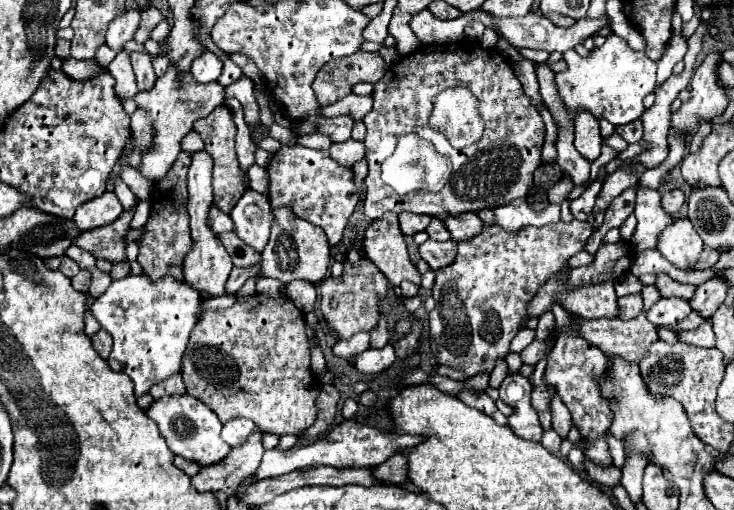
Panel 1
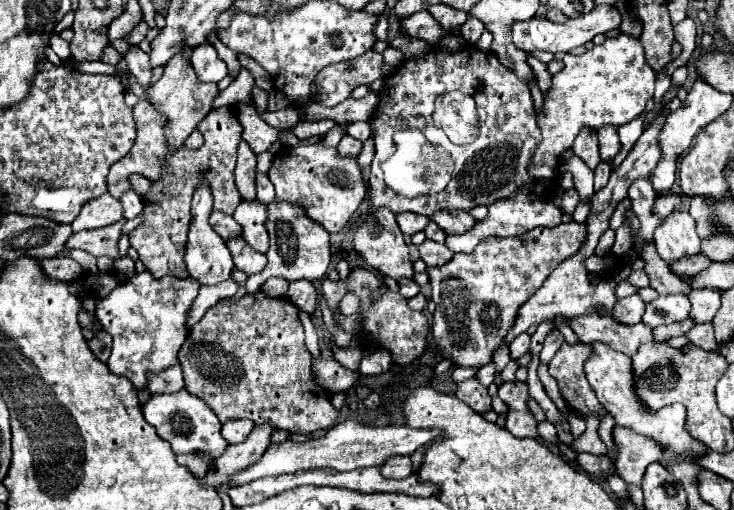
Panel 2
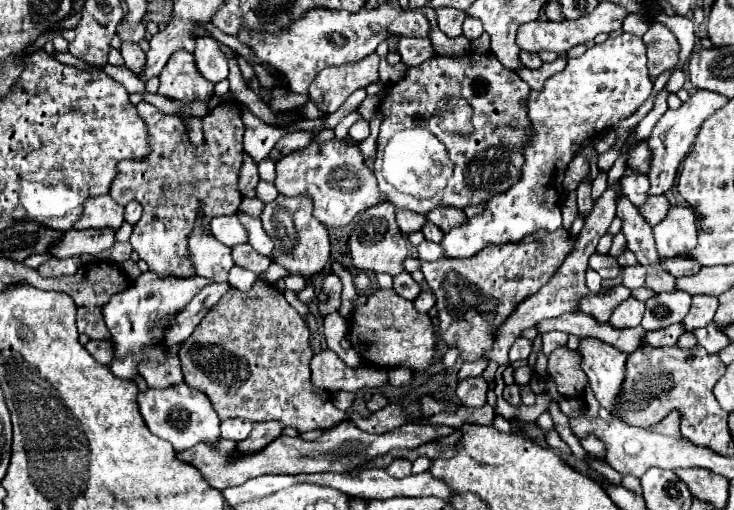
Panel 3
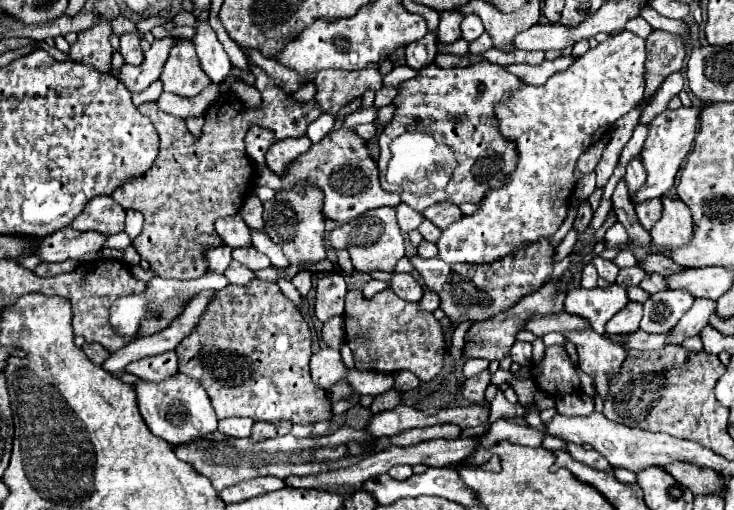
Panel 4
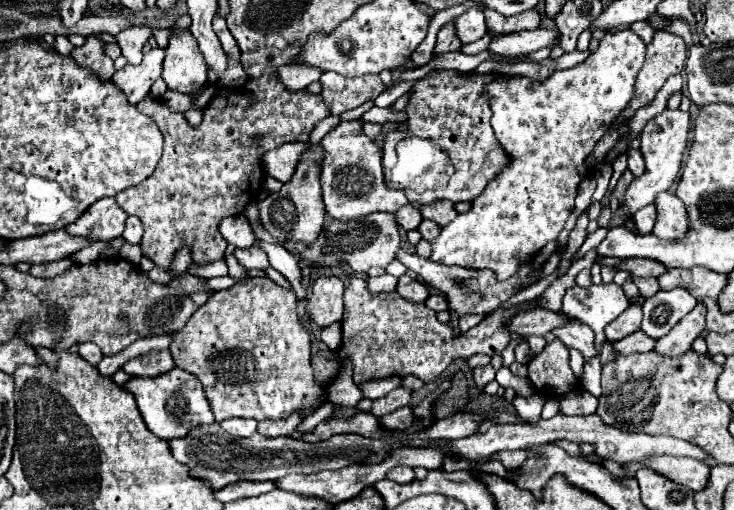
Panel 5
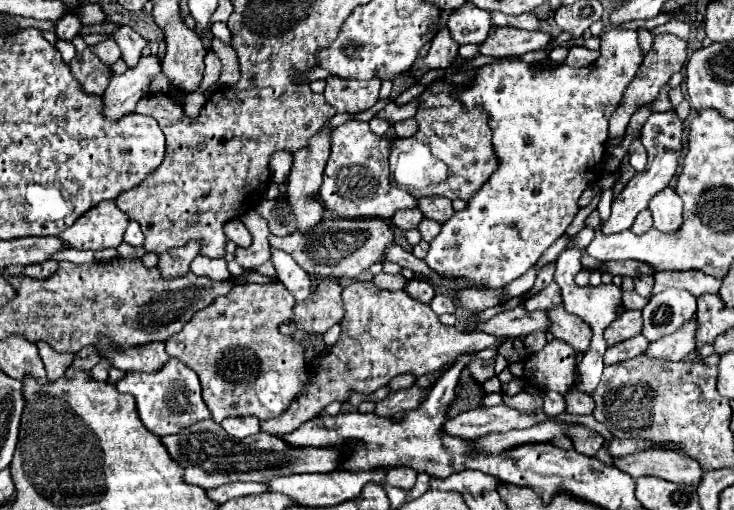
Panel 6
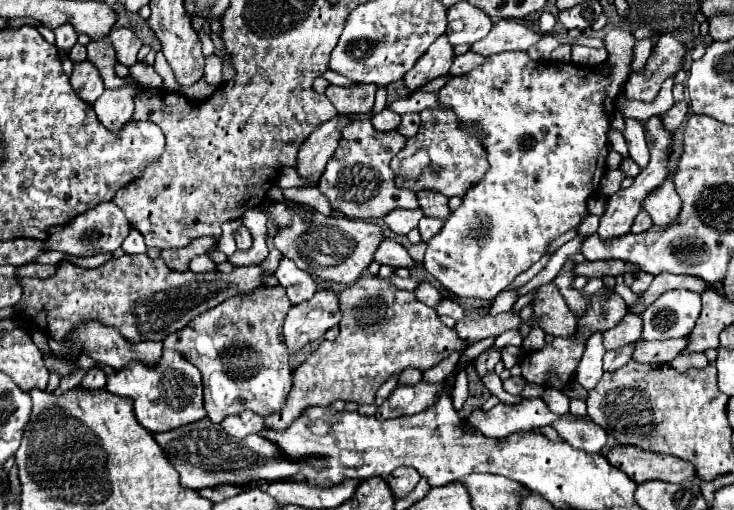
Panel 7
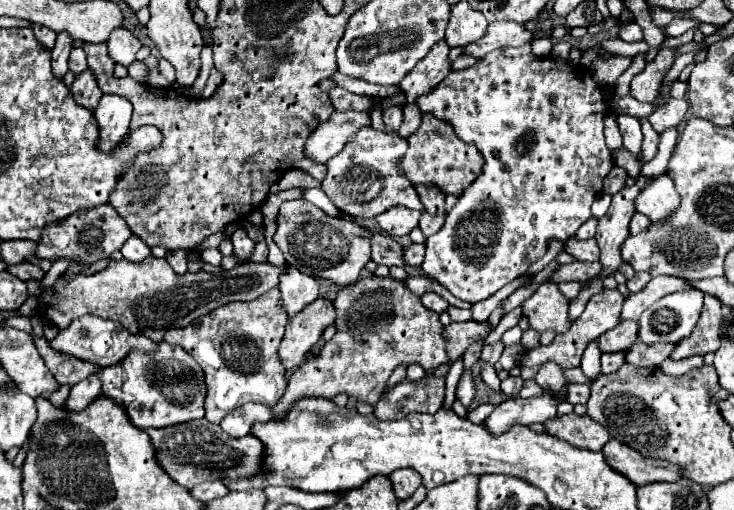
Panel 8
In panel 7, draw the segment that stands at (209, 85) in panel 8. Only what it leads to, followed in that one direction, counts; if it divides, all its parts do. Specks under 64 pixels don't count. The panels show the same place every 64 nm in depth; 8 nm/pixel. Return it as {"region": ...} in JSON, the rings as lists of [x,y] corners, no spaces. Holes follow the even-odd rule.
{"region":[[[212,54],[205,58],[204,80],[211,86],[219,88],[222,84],[222,61]]]}

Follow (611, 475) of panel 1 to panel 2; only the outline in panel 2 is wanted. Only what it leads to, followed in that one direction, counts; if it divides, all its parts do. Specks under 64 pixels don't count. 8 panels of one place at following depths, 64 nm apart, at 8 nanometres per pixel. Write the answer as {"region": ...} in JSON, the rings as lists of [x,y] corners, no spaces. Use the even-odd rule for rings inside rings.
{"region":[[[576,452],[576,462],[590,474],[596,476],[608,476],[614,474],[614,464],[608,456],[594,456],[594,454],[586,454],[586,452]]]}

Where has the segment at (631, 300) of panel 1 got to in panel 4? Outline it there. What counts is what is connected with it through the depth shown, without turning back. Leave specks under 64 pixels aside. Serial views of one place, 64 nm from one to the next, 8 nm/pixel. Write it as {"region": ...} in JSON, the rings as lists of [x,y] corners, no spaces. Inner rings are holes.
{"region":[[[628,302],[624,310],[620,310],[608,324],[606,324],[606,334],[608,336],[618,336],[618,334],[630,334],[638,330],[638,324],[642,320],[642,304],[638,302]]]}

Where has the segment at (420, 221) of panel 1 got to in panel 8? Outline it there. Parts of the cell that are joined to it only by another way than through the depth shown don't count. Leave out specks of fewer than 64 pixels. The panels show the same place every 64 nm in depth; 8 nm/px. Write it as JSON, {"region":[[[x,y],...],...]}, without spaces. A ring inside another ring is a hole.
{"region":[[[394,206],[388,212],[376,216],[378,226],[388,232],[390,236],[406,236],[410,234],[420,220],[420,212],[418,210],[408,210],[404,206]]]}

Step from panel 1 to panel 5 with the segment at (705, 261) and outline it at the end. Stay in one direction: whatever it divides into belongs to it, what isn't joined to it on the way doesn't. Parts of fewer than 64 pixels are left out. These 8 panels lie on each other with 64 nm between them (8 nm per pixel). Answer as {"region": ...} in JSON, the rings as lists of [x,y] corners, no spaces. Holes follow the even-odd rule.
{"region":[[[628,258],[622,264],[616,266],[616,270],[626,270],[632,276],[660,276],[662,272],[666,272],[668,268],[656,260],[648,260],[648,258]]]}

